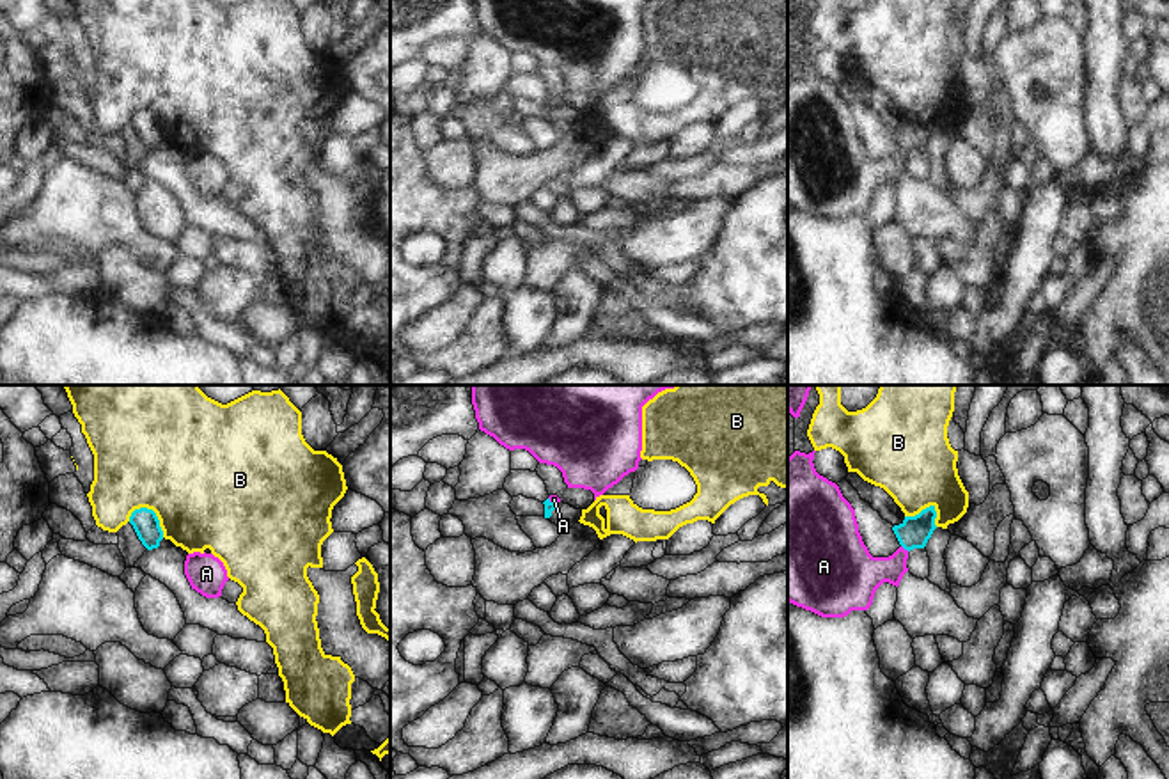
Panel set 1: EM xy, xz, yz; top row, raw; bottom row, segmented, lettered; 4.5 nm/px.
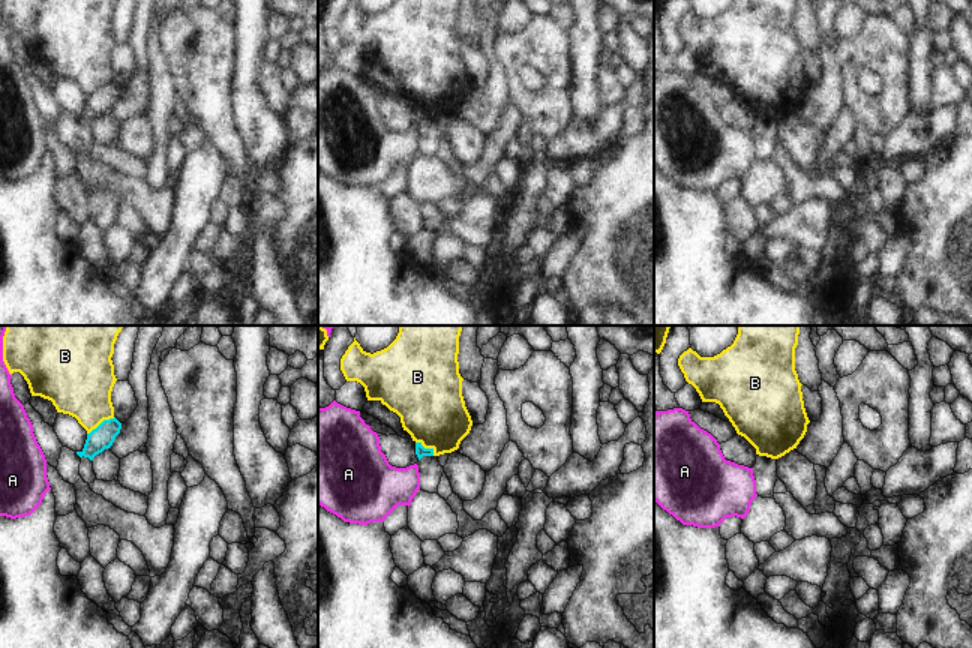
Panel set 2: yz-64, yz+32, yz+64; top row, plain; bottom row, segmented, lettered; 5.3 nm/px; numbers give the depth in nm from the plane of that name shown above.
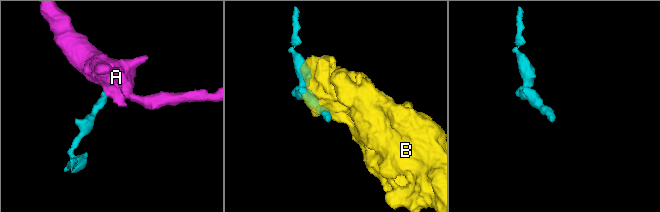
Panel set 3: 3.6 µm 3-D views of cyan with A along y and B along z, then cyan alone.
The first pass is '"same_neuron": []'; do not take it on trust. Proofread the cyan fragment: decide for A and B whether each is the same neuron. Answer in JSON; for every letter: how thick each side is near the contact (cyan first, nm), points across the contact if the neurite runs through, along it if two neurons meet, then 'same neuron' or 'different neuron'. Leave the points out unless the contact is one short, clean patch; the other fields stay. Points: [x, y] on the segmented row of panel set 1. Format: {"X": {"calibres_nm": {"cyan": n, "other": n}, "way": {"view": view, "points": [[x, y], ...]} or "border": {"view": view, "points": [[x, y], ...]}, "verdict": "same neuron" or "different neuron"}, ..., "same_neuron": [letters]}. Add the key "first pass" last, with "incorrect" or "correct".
{"A": {"calibres_nm": {"cyan": 140, "other": 220}, "way": {"view": "yz", "points": [[914, 533], [905, 549], [886, 568], [857, 575]]}, "verdict": "same neuron"}, "B": {"calibres_nm": {"cyan": 120, "other": 500}, "border": {"view": "xy", "points": [[130, 513], [149, 508], [164, 536]]}, "verdict": "different neuron"}, "same_neuron": ["A"], "first pass": "incorrect"}

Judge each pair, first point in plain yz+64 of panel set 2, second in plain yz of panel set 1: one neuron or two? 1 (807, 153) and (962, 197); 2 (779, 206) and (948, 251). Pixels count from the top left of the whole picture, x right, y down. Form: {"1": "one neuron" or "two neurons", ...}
{"1": "two neurons", "2": "one neuron"}

